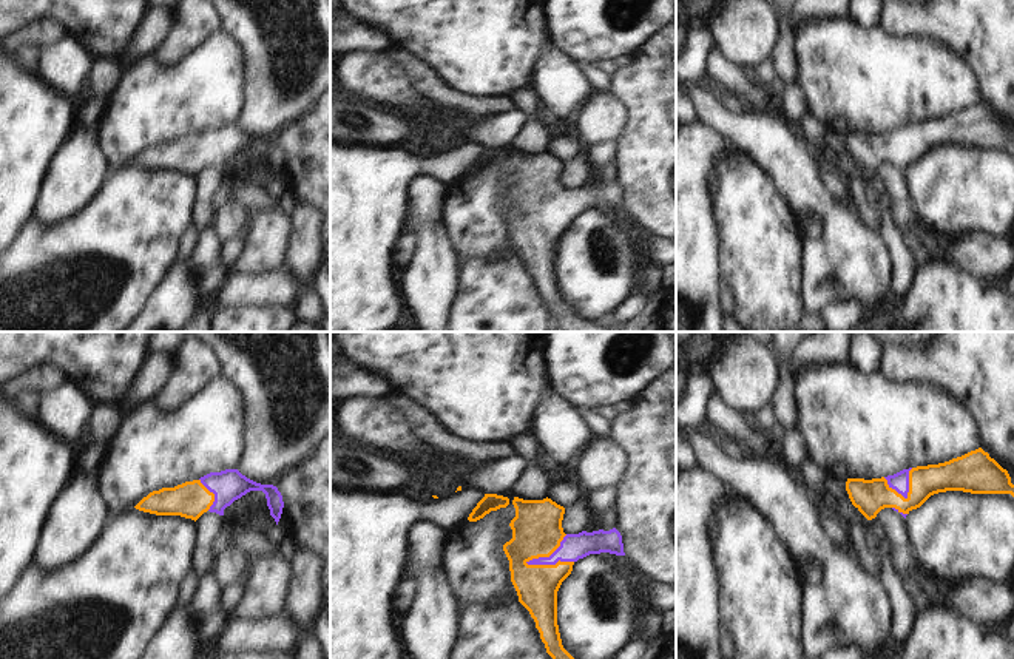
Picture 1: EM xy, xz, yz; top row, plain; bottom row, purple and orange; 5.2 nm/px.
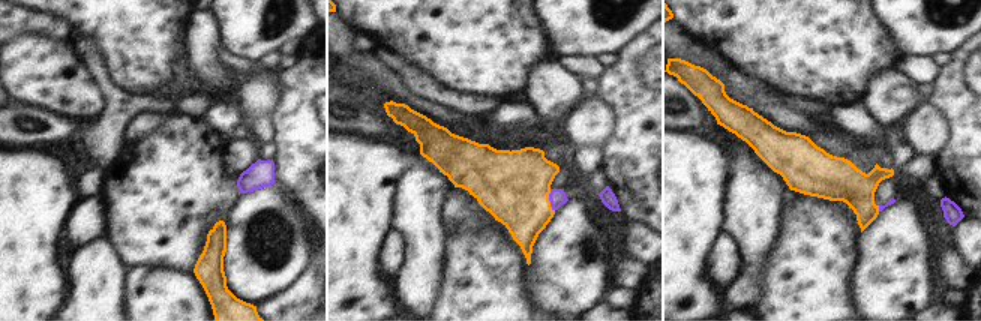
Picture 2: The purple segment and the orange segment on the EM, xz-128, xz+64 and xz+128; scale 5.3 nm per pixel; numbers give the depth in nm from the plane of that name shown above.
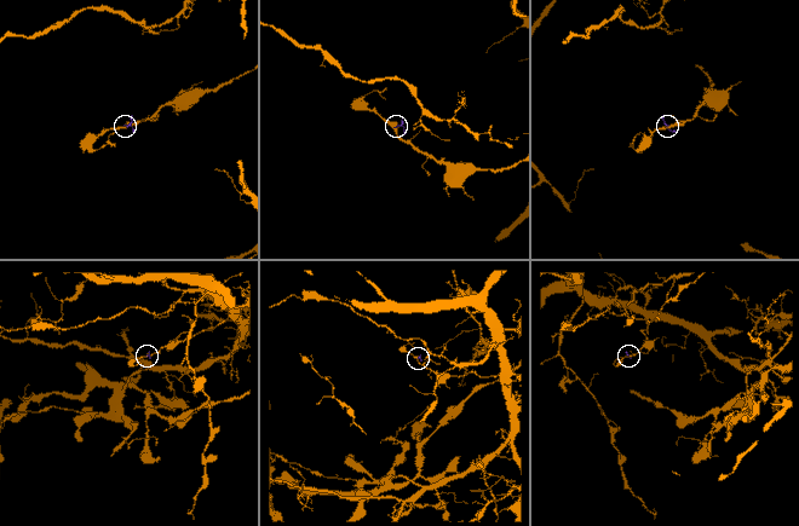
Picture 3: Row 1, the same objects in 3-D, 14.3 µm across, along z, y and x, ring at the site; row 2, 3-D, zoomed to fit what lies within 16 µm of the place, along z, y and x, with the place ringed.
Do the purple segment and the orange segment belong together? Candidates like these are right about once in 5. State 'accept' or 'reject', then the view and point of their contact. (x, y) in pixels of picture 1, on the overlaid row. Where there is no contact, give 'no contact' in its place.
accept | xz (547, 557)

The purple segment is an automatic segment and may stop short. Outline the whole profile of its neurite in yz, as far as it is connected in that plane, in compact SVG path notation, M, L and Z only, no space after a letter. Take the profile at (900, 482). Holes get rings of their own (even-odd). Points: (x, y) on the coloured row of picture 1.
M982 448L945 463L909 468L881 478L847 478L846 491L867 520L884 508L892 508L906 519L931 495L946 491L1014 497L1008 471Z

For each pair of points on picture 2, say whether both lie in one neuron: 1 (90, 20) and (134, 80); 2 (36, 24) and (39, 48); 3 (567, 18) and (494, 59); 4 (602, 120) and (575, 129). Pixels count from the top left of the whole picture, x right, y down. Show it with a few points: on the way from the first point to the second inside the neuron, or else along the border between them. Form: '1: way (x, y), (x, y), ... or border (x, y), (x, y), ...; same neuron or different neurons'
1: way (105, 35), (134, 65); same neuron
2: border (15, 38), (24, 33), (47, 33), (69, 41); different neurons
3: border (540, 15), (555, 53); different neurons
4: way (596, 120), (581, 126); same neuron

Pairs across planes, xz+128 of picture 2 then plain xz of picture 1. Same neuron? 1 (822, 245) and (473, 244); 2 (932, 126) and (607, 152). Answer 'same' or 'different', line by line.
1: different
2: different

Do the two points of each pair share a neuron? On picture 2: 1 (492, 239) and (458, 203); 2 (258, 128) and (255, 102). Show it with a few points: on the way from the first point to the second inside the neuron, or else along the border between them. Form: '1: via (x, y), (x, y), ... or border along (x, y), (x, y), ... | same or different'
1: border along (489, 213), (489, 219), (479, 228), (450, 233) | different
2: border along (270, 114), (260, 116), (249, 126) | different

